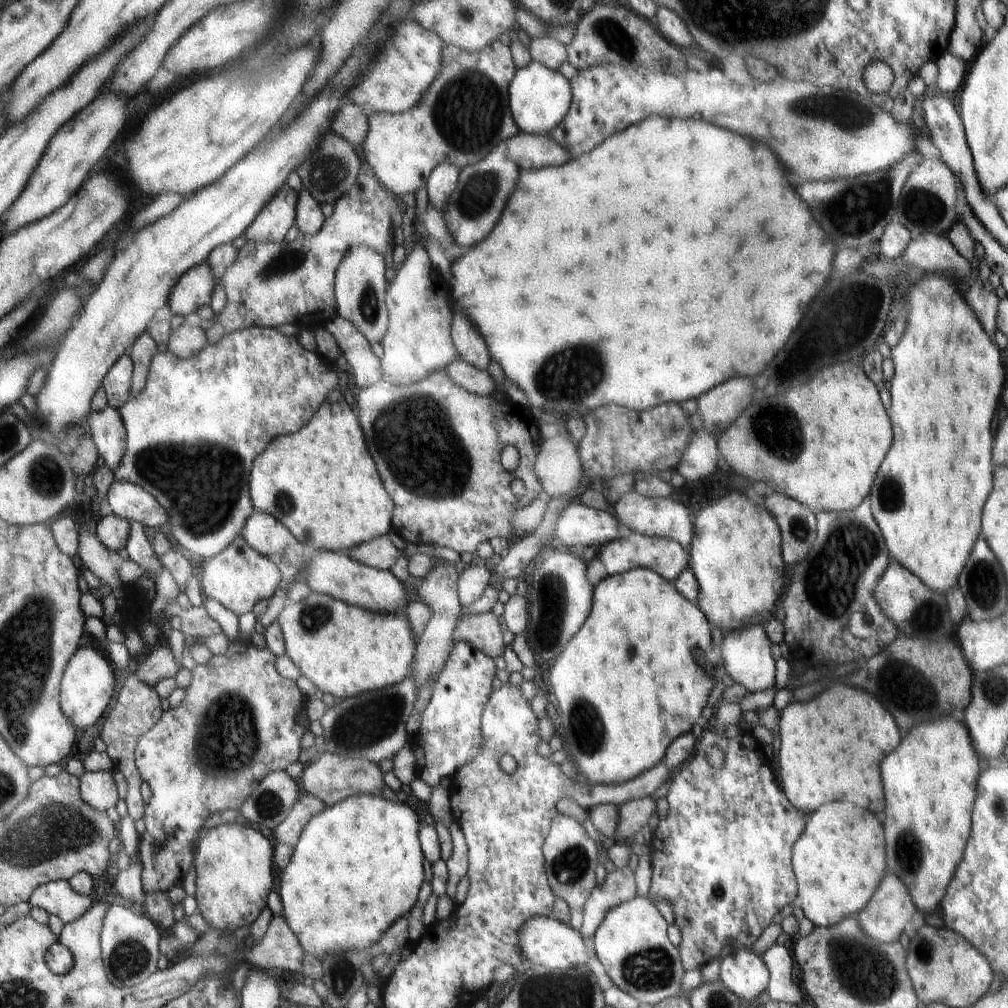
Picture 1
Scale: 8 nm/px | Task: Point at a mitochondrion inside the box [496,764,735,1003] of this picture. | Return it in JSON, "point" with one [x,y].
{"point":[651,968]}

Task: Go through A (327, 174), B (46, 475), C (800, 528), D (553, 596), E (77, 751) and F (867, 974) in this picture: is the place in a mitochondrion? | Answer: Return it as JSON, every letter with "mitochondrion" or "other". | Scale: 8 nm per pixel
{"A":"mitochondrion","B":"mitochondrion","C":"mitochondrion","D":"mitochondrion","E":"other","F":"mitochondrion"}

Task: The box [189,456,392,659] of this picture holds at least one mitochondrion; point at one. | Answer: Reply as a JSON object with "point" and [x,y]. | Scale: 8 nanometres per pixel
{"point":[314,619]}

